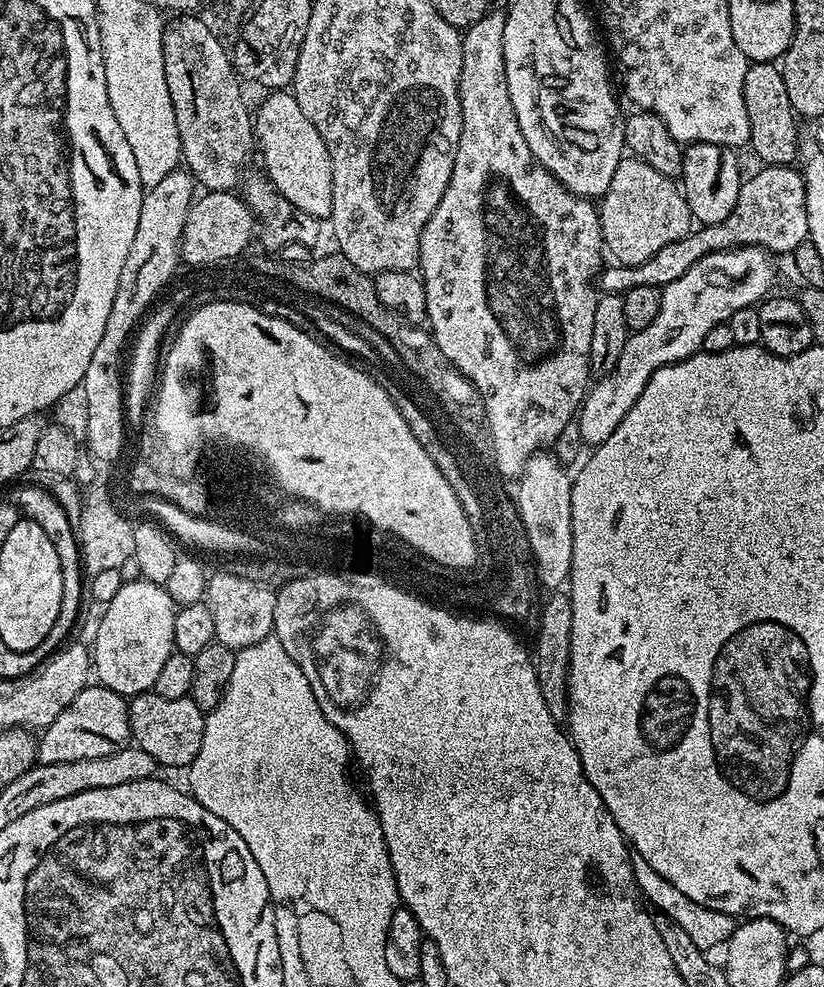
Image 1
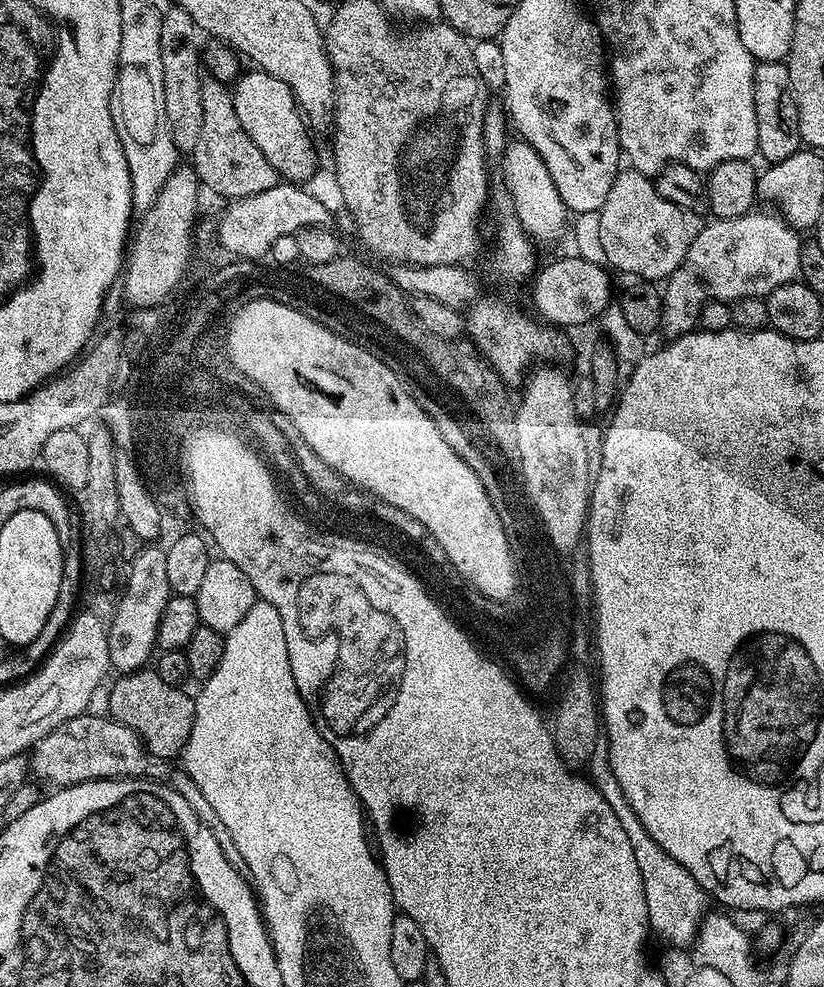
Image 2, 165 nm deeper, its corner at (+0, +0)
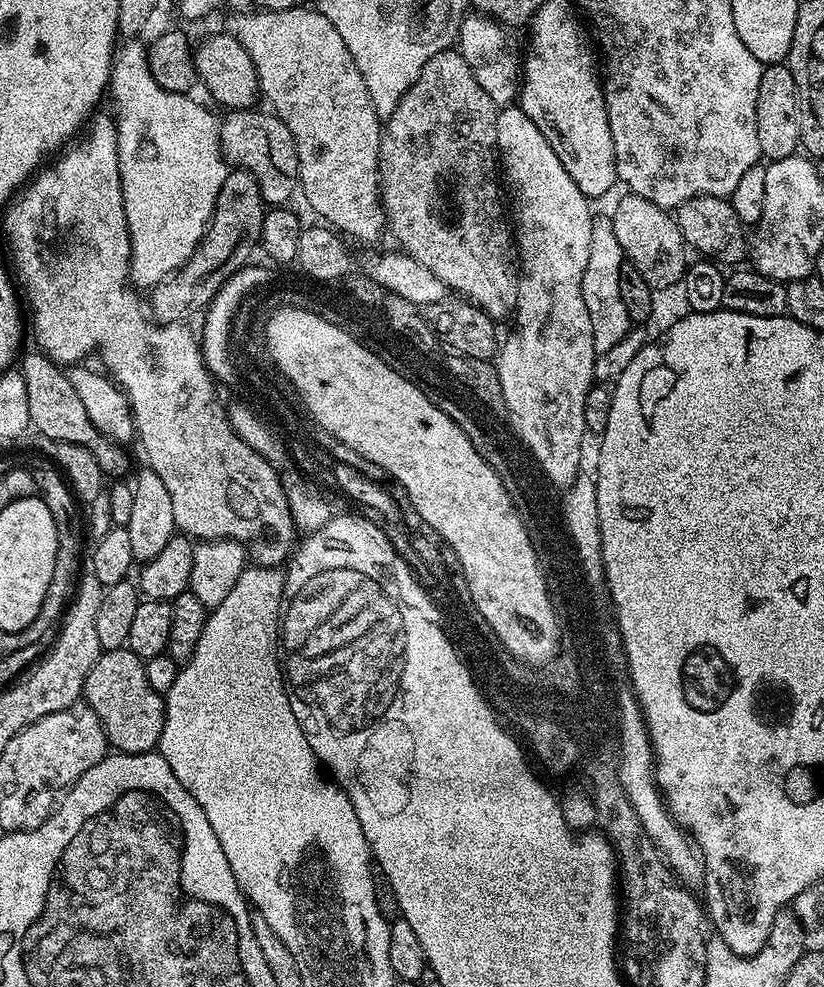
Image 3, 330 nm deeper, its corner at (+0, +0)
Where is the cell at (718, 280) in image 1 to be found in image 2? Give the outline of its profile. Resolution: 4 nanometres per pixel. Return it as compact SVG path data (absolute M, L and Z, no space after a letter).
M753 210L738 218L716 218L711 221L713 224L706 225L697 236L695 233L691 237L682 266L674 270L674 274L668 277L662 288L664 309L661 322L663 331L668 331L669 337L684 336L693 331L700 323L700 311L708 300L731 302L751 296L767 298L774 290L778 290L778 286L788 284L799 277L801 233L783 216L772 212Z

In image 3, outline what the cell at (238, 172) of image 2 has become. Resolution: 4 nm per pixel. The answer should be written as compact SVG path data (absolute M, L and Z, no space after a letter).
M228 114L220 122L220 150L232 168L245 168L260 187L265 205L284 206L292 195L297 195L300 187L300 163L298 146L294 146L294 134L286 131L279 118L268 116L248 116L252 114Z

